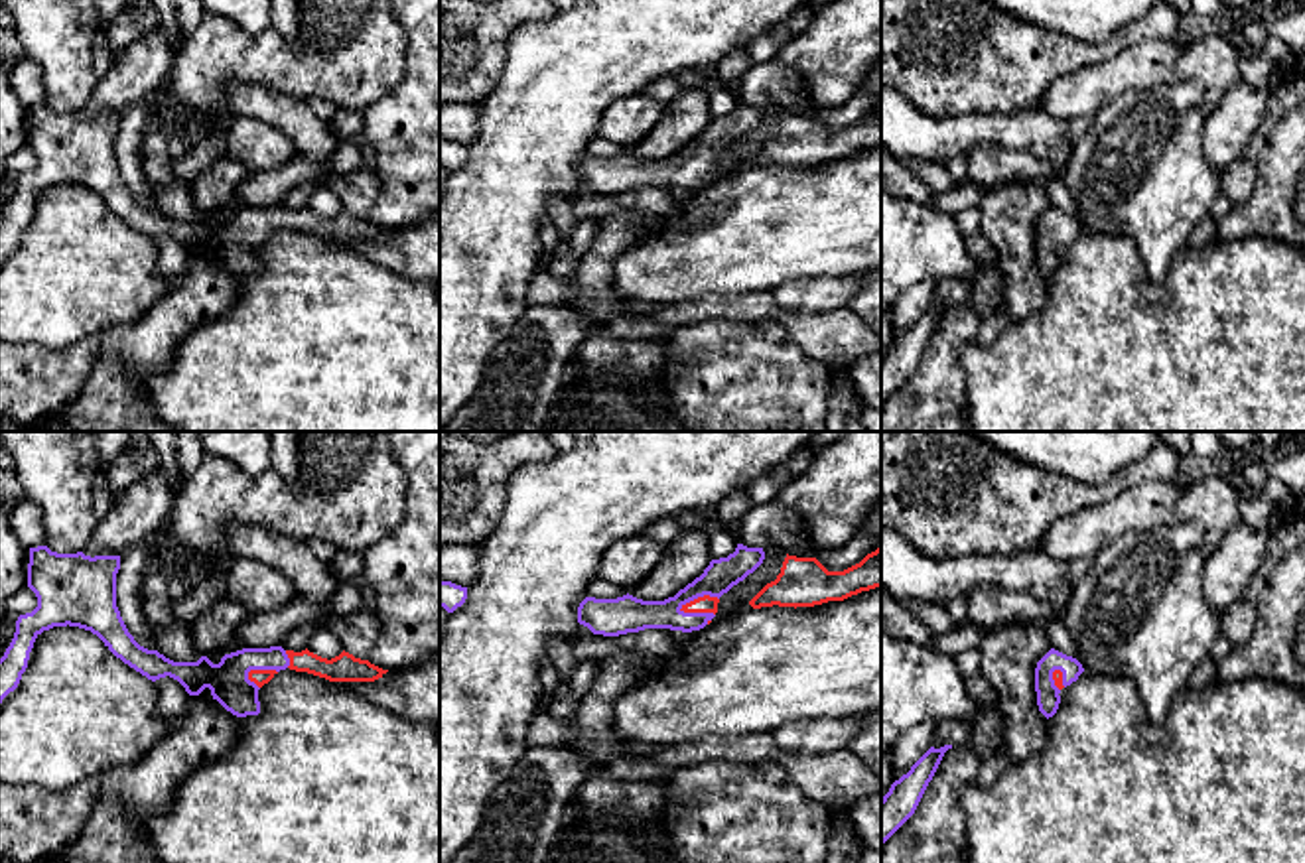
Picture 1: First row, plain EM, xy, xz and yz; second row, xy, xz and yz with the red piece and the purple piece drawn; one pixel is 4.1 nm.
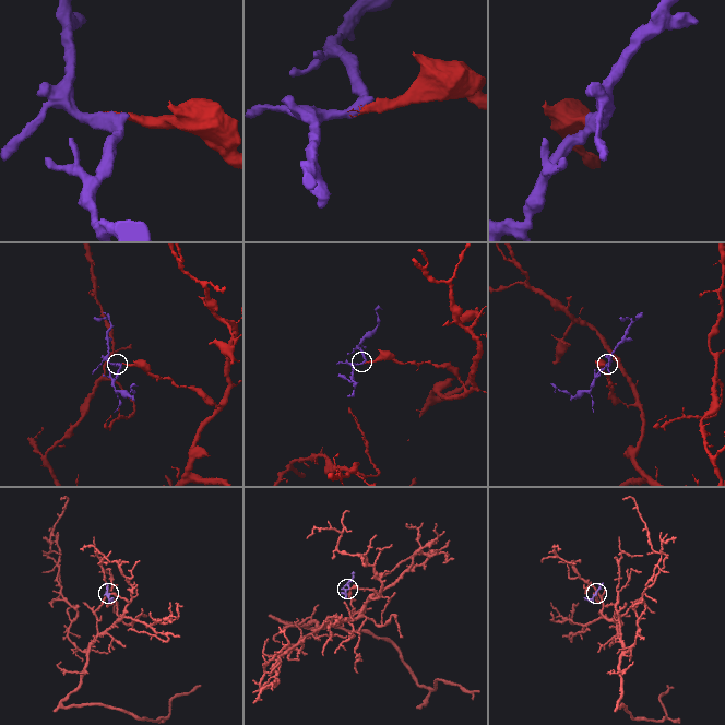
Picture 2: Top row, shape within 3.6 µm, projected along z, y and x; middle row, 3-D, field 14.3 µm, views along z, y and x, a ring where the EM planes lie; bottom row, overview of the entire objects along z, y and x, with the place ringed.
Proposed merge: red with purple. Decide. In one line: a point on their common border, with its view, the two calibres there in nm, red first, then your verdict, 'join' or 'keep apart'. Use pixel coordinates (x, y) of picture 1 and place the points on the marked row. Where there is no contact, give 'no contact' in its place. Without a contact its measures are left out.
xz (698, 597) | 70/140 nm | join

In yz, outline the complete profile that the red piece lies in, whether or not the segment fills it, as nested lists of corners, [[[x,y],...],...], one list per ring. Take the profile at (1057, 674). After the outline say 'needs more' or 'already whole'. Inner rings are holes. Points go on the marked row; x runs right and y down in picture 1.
[[[1051,648],[1035,668],[1035,692],[1039,711],[1049,719],[1061,703],[1061,690],[1078,680],[1084,672],[1082,664],[1055,648]]]; needs more

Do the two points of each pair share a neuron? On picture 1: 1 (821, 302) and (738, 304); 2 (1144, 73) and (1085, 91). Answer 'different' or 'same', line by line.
1: different
2: same

